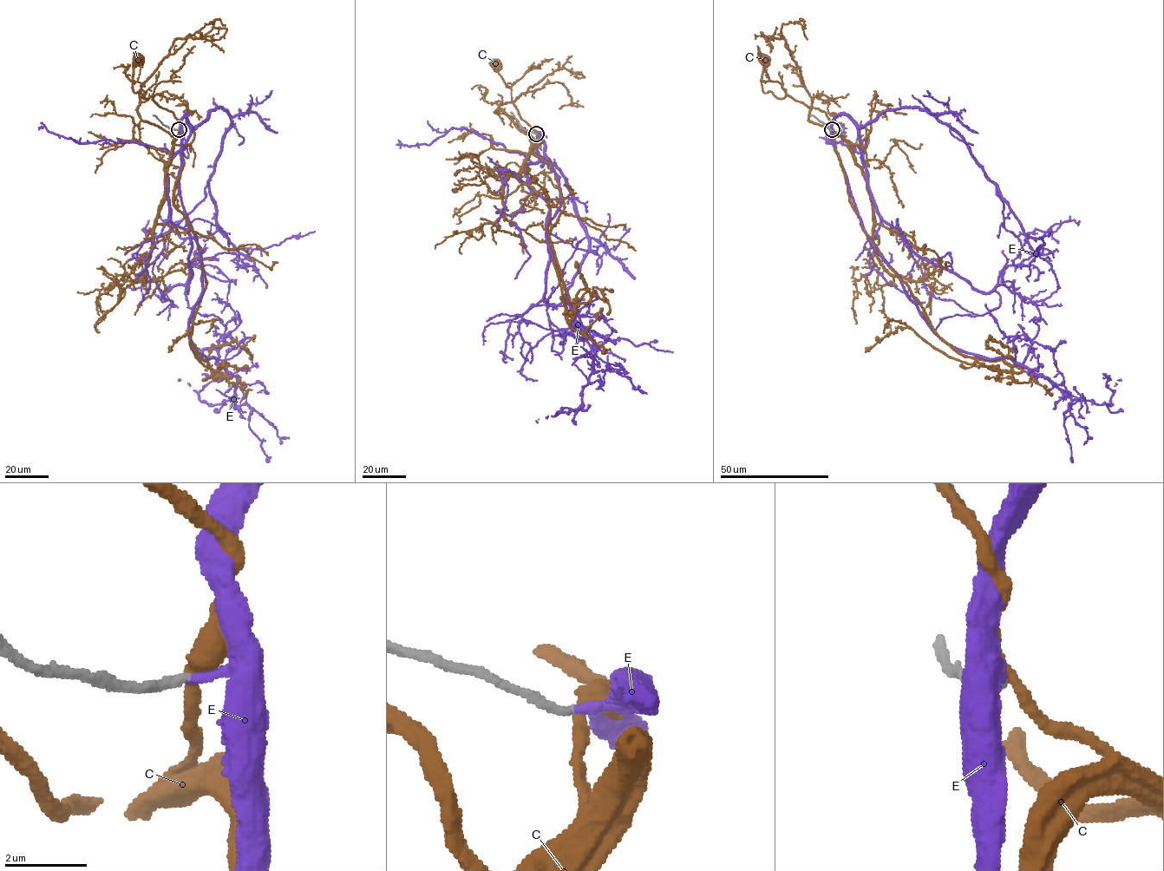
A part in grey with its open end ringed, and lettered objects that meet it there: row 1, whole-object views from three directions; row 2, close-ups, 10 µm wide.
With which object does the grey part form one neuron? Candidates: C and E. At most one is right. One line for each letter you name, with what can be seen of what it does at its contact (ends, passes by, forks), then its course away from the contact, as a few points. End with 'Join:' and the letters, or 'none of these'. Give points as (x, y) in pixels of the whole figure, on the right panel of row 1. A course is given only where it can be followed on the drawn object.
E: it ends | via (832, 129), (865, 232), (939, 337), (983, 357), (1011, 358), (1071, 399), (1109, 405), (1114, 392), (1102, 373)
Join: E

